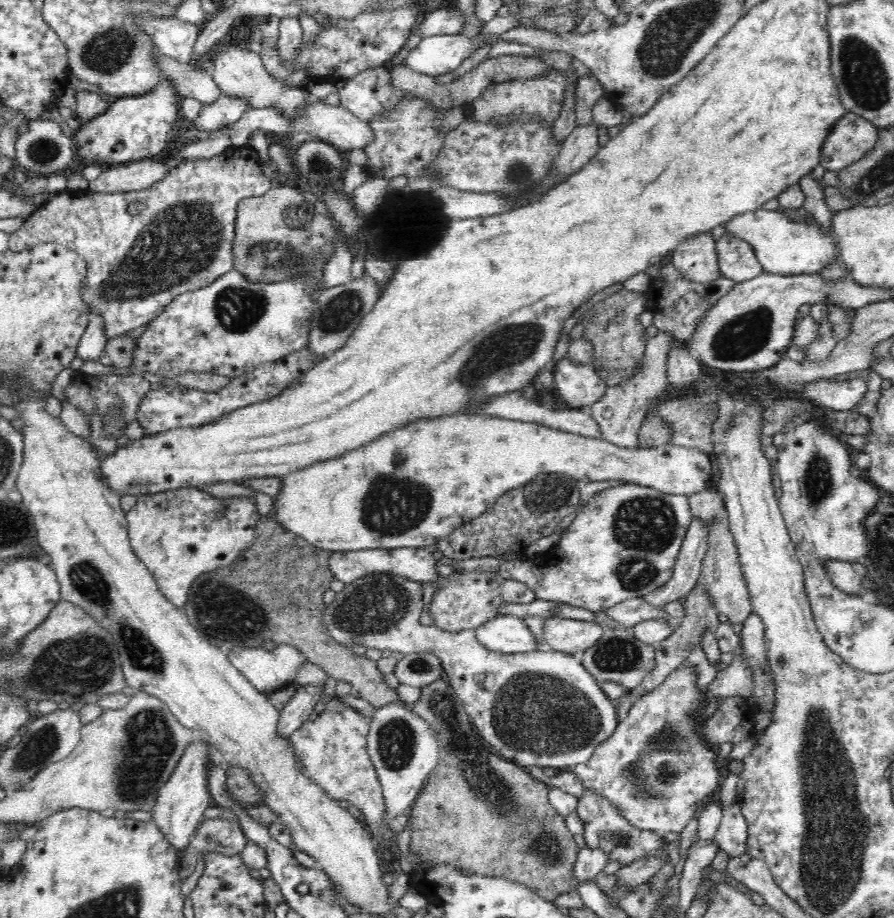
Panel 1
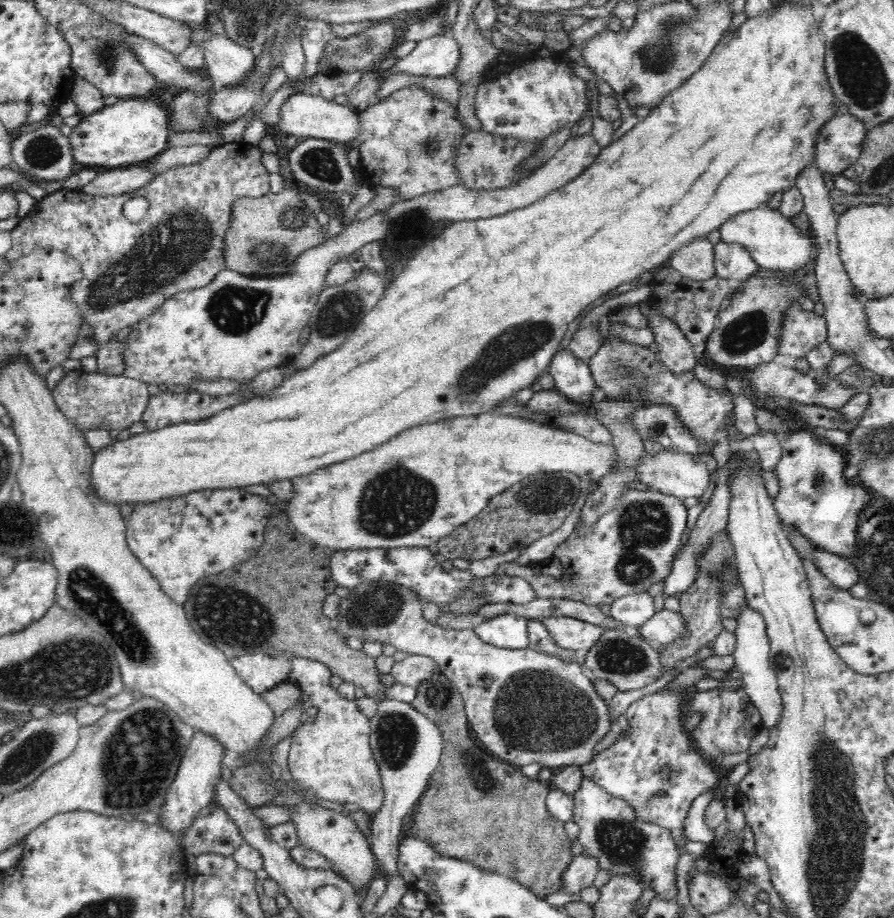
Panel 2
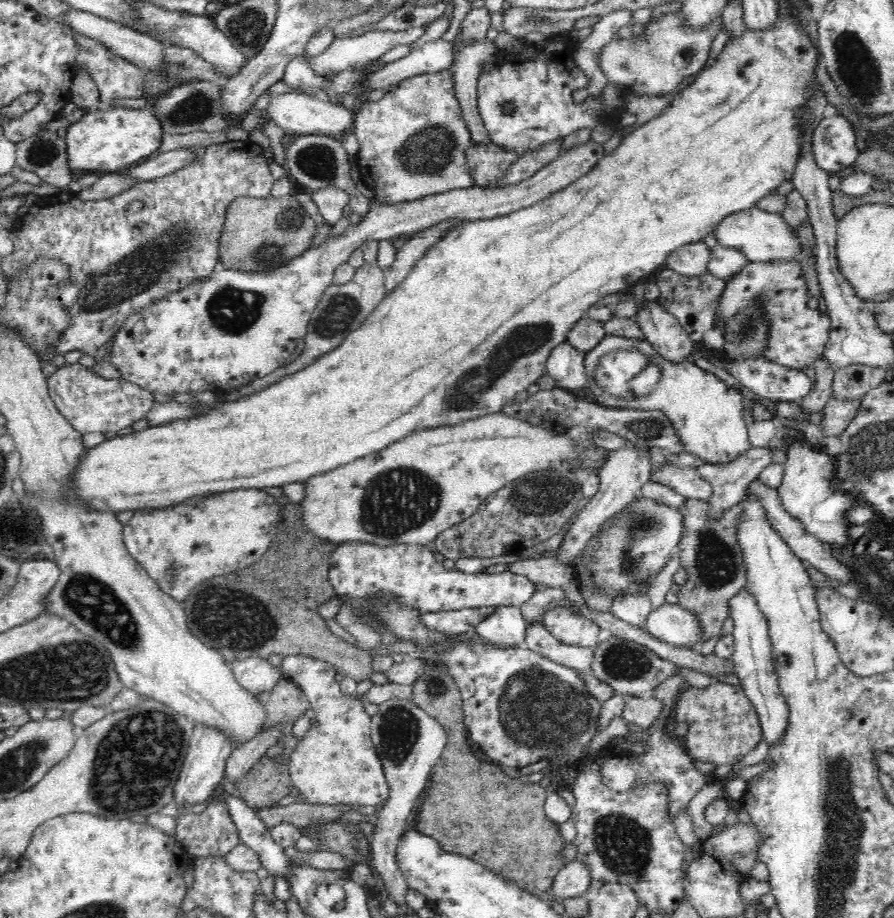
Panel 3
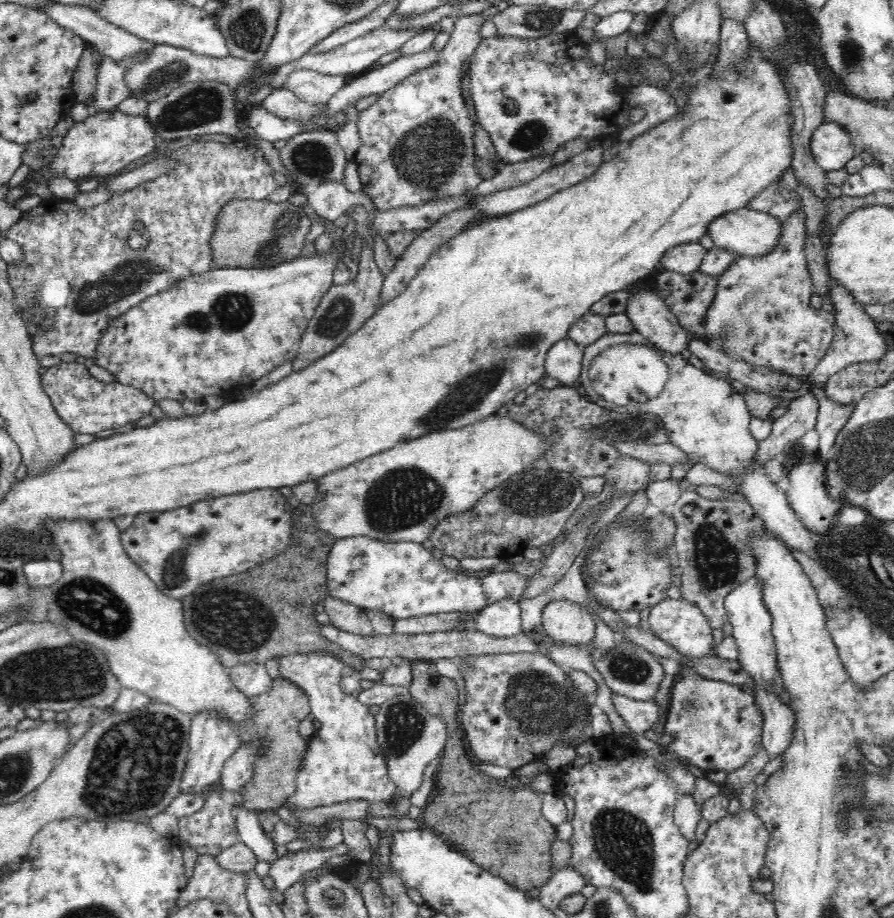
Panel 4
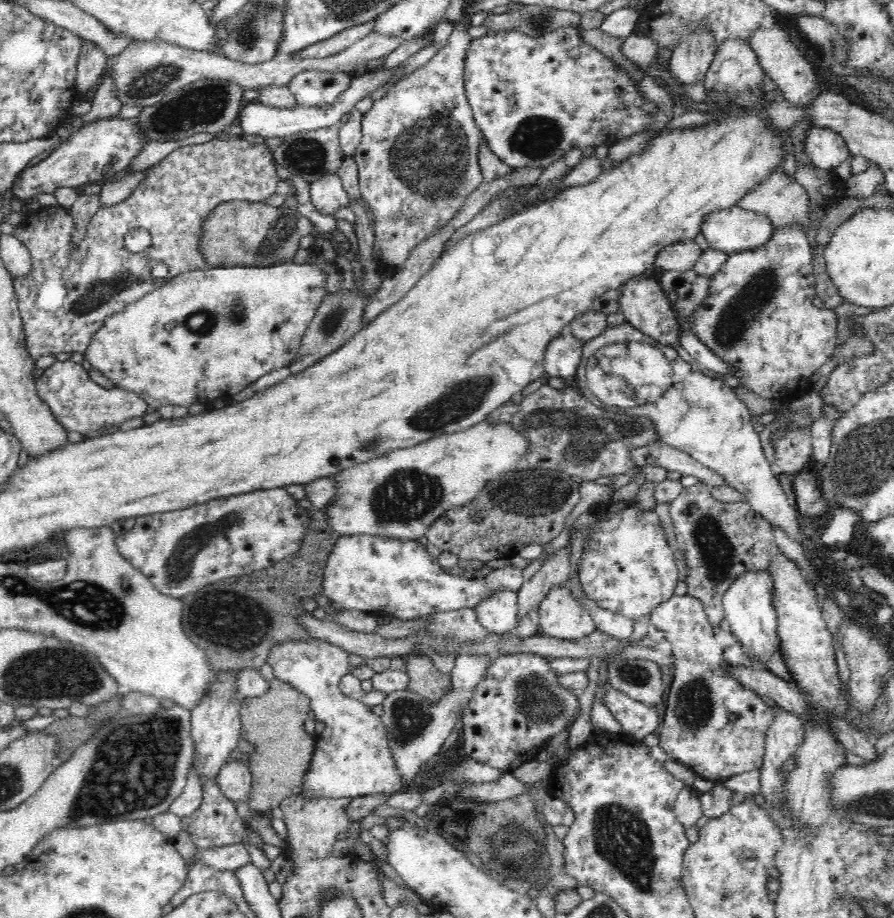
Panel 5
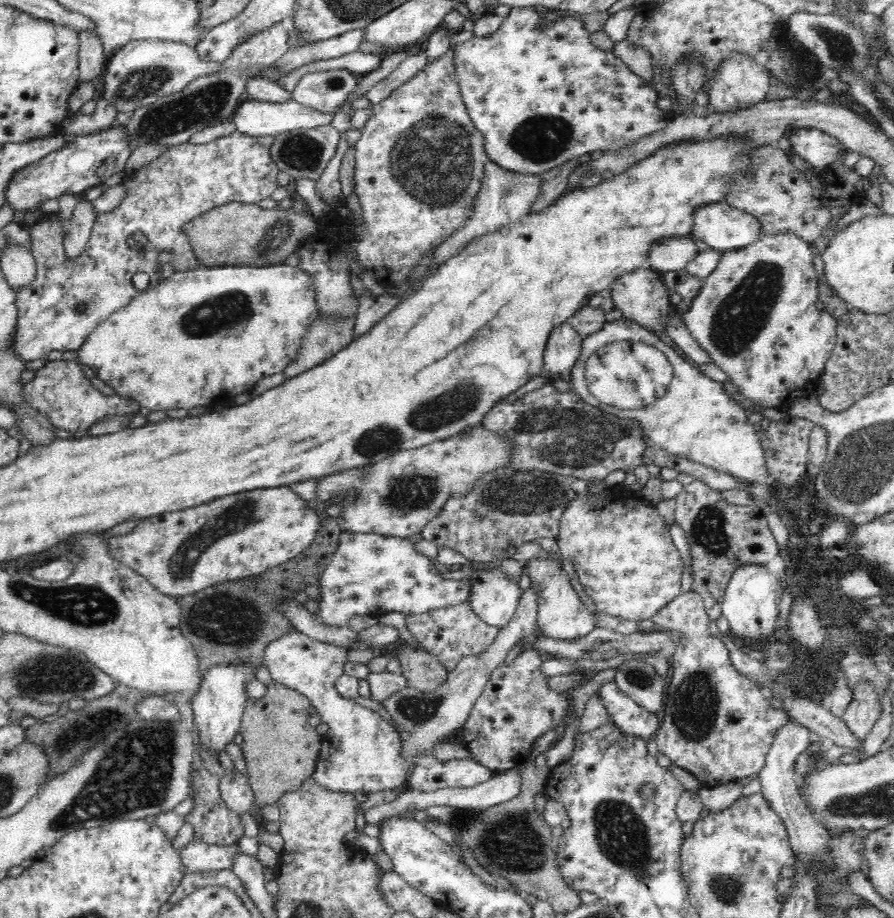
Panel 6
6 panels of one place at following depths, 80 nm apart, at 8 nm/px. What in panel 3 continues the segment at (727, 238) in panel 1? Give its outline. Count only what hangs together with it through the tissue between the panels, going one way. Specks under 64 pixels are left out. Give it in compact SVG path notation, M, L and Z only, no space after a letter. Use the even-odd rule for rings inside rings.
M718 243L711 249L712 258L708 262L708 270L718 278L728 281L736 274L740 274L746 266L750 266L751 260L736 247L728 247Z

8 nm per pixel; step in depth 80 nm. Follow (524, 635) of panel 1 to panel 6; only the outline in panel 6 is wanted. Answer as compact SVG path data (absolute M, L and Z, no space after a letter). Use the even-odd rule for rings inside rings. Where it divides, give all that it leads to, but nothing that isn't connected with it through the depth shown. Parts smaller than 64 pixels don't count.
M500 566L471 568L468 577L472 583L470 604L482 622L498 629L512 620L522 590L501 574Z

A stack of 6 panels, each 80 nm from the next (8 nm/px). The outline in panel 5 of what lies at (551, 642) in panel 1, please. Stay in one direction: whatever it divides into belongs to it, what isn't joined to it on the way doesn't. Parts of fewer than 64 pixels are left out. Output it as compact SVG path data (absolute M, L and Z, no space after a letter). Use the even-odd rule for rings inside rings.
M560 584L539 604L540 634L565 640L580 640L597 630L593 618Z

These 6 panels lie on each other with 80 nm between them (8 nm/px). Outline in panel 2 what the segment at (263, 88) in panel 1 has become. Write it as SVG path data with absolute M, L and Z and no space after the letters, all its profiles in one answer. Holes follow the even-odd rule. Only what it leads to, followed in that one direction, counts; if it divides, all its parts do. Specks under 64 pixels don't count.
M208 22L188 25L194 33L192 43L200 43L204 48L208 75L218 87L240 86L252 76L259 58L248 48L233 42L226 35L216 36L207 32Z

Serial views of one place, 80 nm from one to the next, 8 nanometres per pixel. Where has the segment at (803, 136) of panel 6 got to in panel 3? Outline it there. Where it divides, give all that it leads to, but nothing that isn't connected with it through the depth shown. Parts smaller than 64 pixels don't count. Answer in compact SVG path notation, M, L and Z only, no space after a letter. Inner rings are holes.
M841 114L824 117L812 132L811 147L820 168L838 173L857 161L858 130Z

